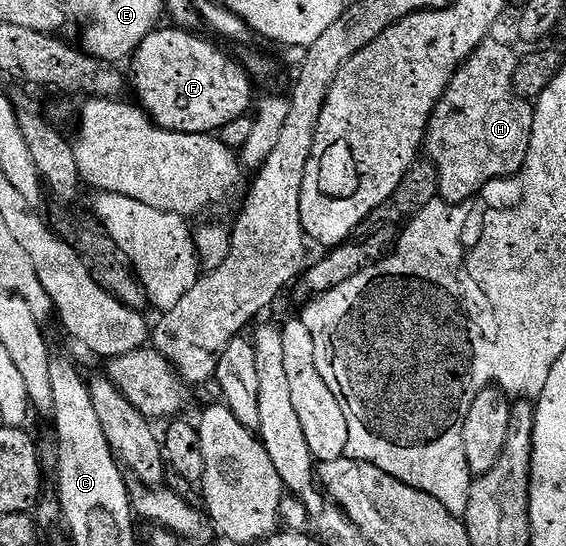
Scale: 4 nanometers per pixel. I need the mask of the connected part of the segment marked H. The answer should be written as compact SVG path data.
M495 40L482 41L460 65L427 120L425 153L439 172L439 197L450 205L460 205L475 197L490 181L520 173L529 151L535 110L530 100L515 95L513 75L517 71L517 53L505 42Z

